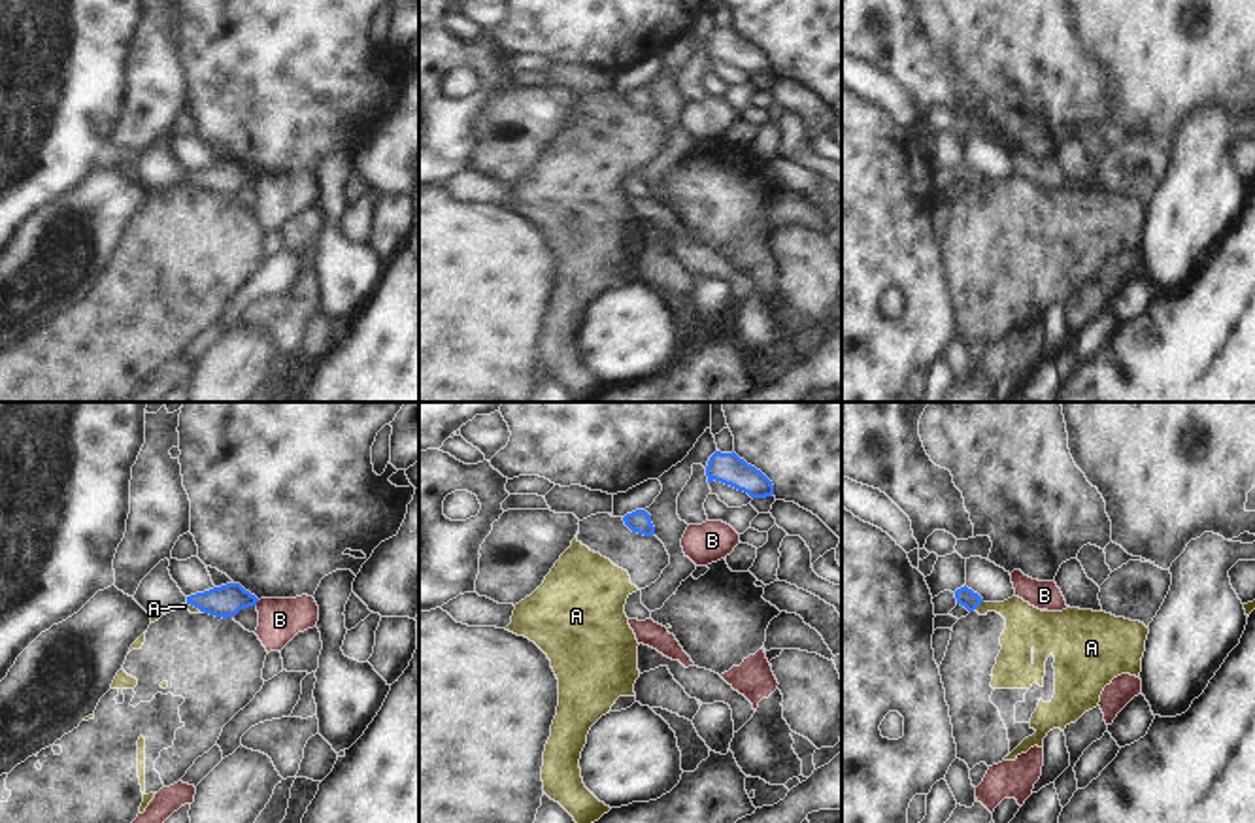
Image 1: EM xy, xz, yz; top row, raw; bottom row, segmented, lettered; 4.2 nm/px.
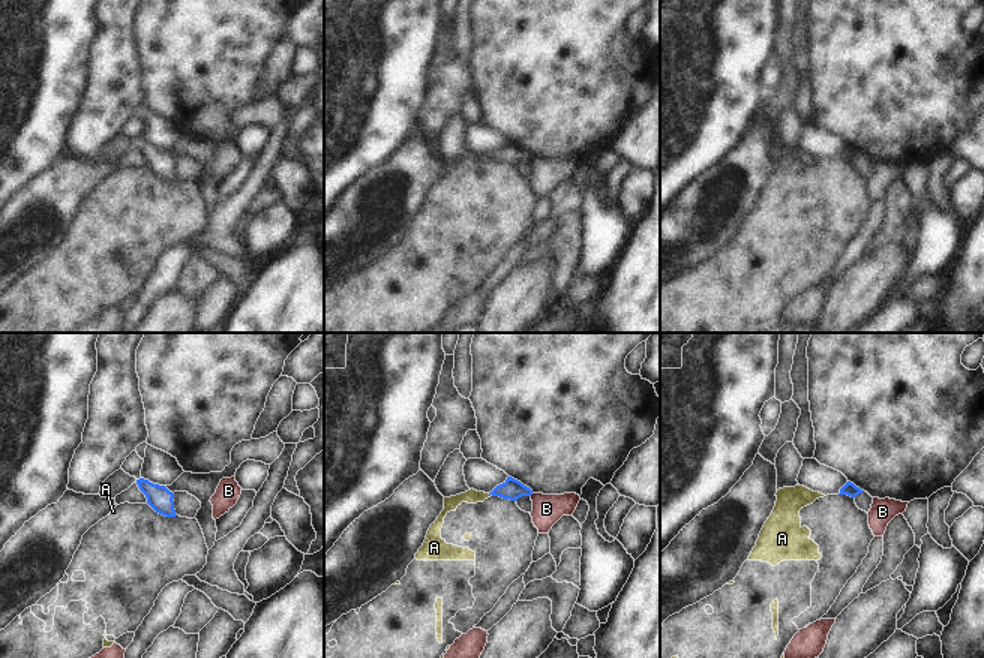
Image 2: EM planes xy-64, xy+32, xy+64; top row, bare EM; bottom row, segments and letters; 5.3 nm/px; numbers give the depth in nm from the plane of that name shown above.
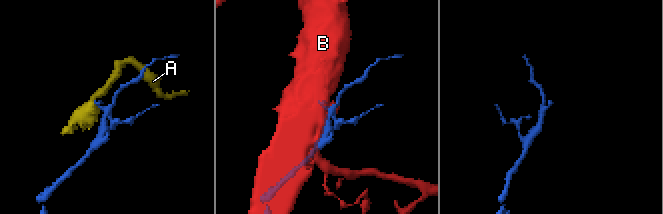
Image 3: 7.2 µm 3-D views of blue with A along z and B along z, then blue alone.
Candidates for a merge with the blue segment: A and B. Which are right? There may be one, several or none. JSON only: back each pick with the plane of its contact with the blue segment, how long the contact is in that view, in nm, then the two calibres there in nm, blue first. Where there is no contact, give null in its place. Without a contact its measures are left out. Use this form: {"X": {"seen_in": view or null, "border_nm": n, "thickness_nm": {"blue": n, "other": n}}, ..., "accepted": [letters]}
{"accepted": []}

